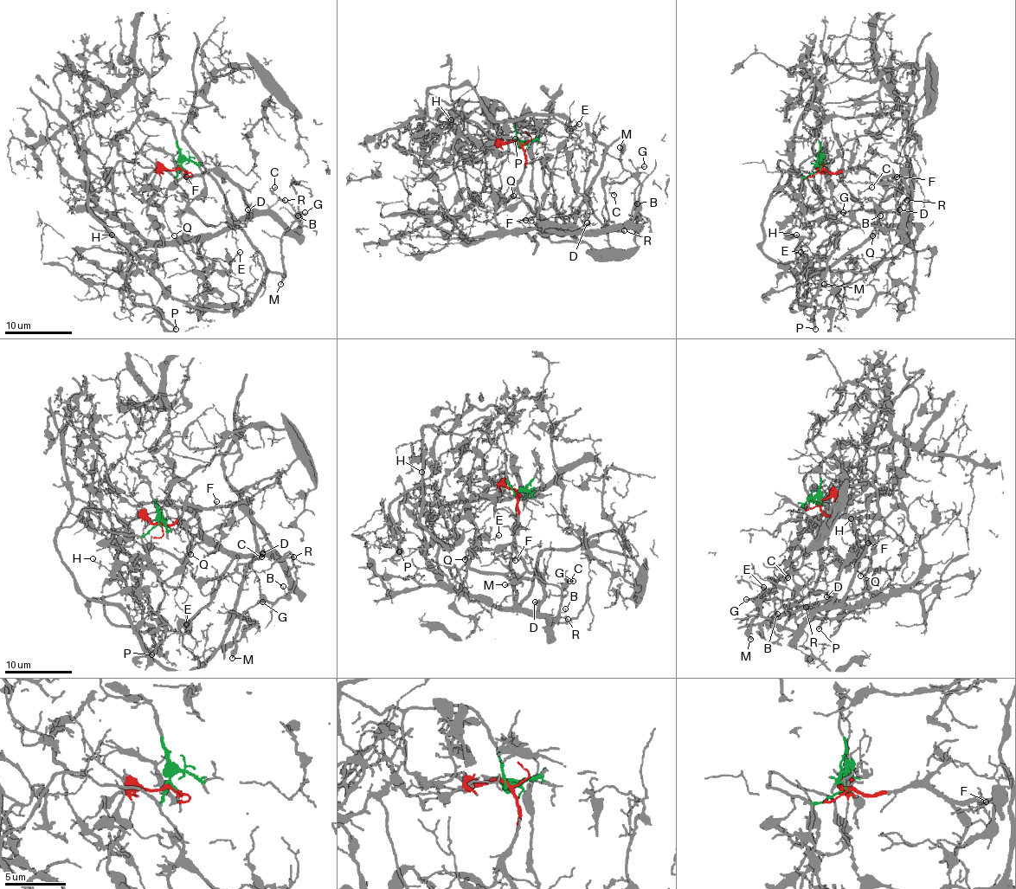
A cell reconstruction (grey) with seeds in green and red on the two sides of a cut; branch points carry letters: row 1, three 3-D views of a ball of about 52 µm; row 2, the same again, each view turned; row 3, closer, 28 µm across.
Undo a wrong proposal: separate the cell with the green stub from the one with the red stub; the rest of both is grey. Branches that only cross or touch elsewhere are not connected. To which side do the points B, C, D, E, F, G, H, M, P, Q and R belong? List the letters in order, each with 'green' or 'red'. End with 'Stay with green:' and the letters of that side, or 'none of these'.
B: red
C: red
D: red
E: green
F: red
G: red
H: green
M: red
P: green
Q: red
R: red
Stay with green: E, H, P

